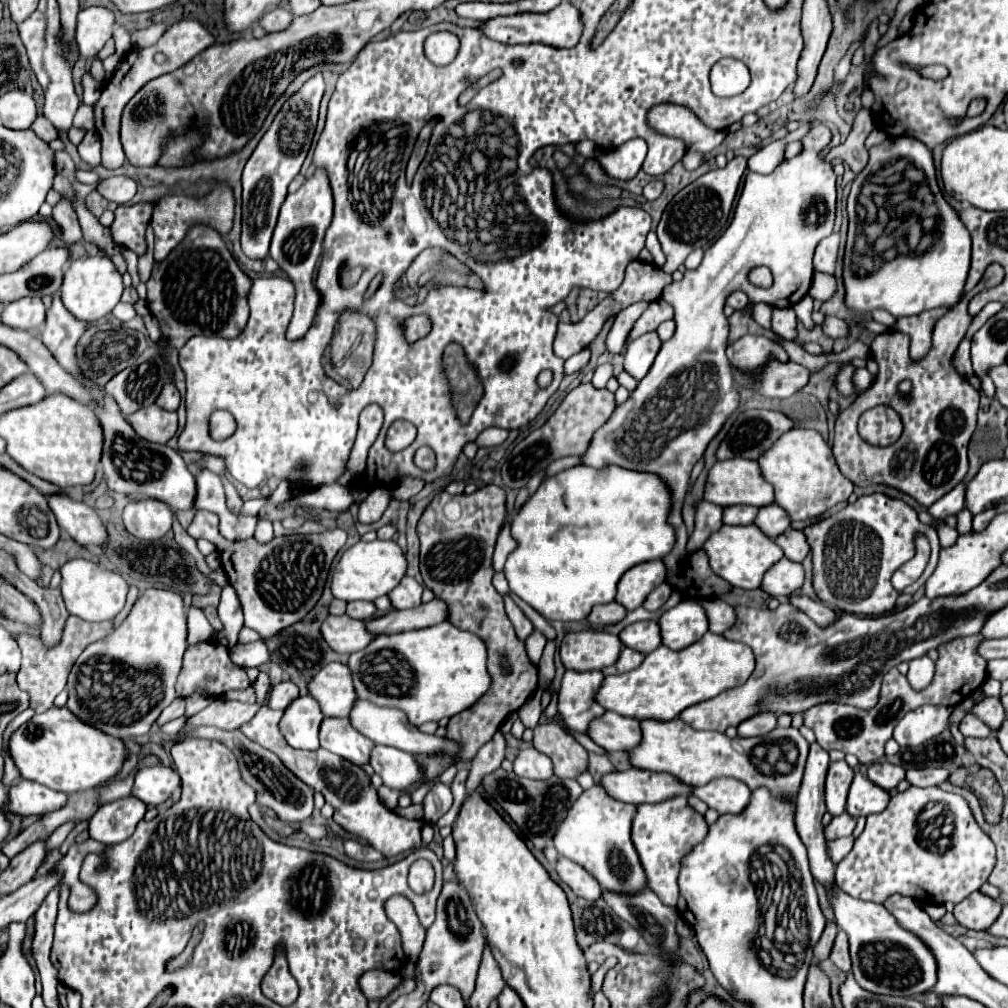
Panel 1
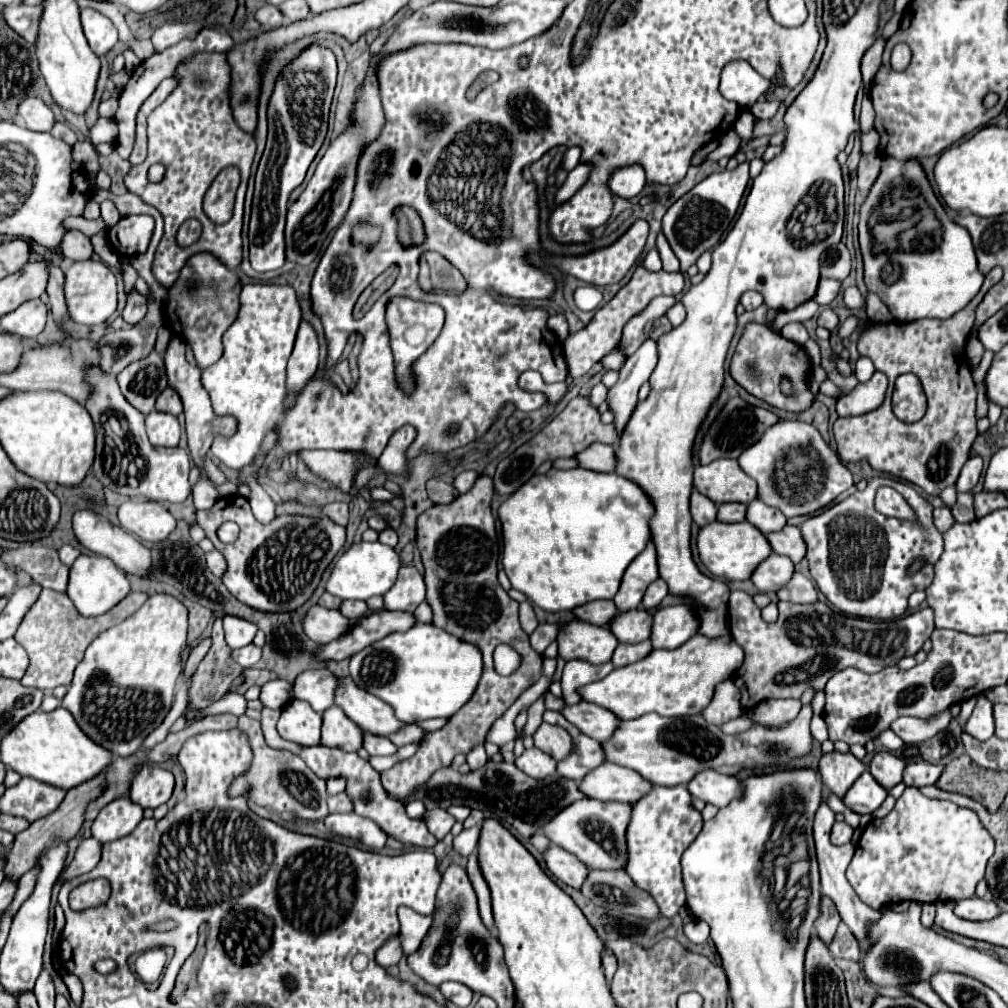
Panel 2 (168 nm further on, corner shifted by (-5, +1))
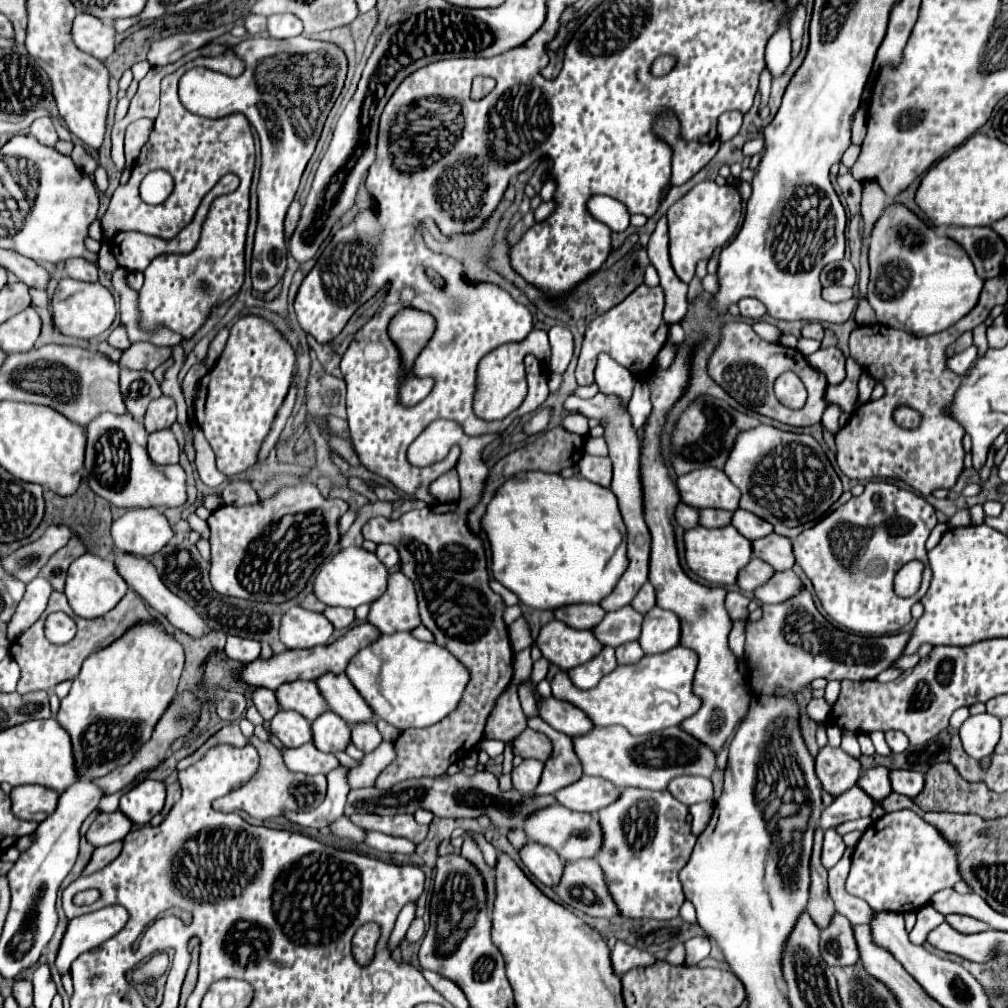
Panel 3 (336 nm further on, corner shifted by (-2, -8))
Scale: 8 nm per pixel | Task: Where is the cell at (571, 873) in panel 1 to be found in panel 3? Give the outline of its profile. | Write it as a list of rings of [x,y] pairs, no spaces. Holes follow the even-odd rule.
[[[527,842],[525,848],[521,848],[521,860],[531,870],[531,874],[541,880],[547,886],[557,886],[563,878],[565,864],[555,854],[555,850],[547,846],[539,846],[537,842]]]

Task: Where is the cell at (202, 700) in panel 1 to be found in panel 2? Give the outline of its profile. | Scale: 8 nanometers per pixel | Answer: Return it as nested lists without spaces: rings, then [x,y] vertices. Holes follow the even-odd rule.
[[[216,617],[212,629],[212,647],[194,673],[190,709],[204,709],[230,691],[232,681],[242,673],[242,667],[232,661],[230,651],[232,649],[224,641],[222,617]]]

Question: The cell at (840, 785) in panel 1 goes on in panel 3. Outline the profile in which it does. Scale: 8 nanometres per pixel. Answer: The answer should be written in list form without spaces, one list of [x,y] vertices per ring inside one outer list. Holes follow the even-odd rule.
[[[825,746],[815,758],[815,770],[817,778],[823,784],[823,790],[831,796],[839,796],[857,784],[861,764],[853,756],[845,754],[841,748]]]

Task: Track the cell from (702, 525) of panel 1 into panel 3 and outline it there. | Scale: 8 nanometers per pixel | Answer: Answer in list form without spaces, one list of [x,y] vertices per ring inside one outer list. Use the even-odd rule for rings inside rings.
[[[681,502],[681,504],[677,506],[675,520],[677,520],[677,524],[679,524],[679,526],[683,526],[685,530],[691,530],[691,528],[699,526],[699,510]]]

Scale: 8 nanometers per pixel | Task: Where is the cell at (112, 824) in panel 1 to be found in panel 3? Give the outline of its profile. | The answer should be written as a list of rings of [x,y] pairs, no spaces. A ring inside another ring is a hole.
[[[103,812],[95,818],[91,828],[87,830],[87,842],[93,846],[105,846],[111,842],[123,840],[131,832],[133,822],[121,812]]]

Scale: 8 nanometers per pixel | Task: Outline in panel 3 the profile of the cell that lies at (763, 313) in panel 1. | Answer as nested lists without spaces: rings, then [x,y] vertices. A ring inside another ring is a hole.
[[[829,404],[827,408],[825,408],[825,412],[823,412],[823,426],[827,426],[833,434],[839,430],[839,424],[837,424],[837,420],[839,420],[839,416],[841,416],[841,406],[839,404]]]

